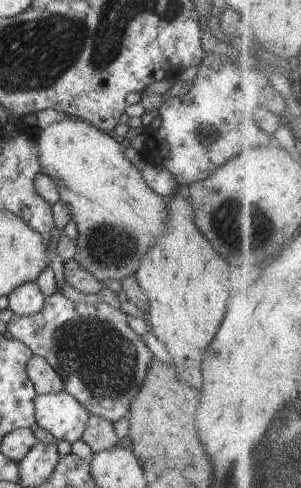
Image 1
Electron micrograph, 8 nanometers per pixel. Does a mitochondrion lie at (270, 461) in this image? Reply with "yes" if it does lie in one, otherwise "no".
yes

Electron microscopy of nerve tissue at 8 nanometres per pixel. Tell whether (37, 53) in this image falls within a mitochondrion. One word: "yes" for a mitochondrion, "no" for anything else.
yes

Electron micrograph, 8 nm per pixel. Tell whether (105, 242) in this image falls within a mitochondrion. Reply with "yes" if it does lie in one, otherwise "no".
yes

